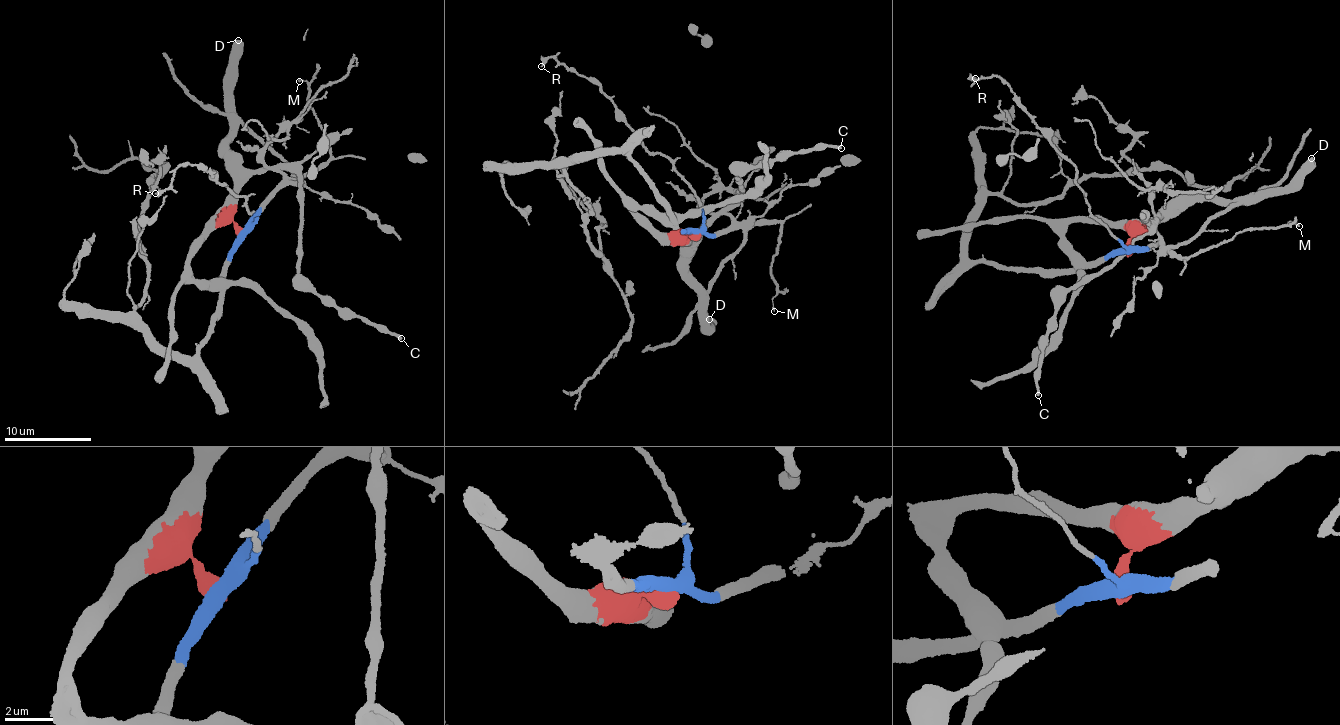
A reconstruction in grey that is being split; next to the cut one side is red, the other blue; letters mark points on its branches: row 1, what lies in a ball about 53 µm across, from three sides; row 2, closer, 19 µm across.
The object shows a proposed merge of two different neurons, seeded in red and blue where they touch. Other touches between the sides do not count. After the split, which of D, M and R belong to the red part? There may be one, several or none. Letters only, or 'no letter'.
D

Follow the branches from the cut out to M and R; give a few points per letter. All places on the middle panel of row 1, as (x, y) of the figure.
M: (696, 233), (723, 234), (780, 223), (777, 255), (771, 258), (777, 294), (774, 311)
R: (696, 233), (703, 216), (699, 197), (670, 161), (647, 151), (610, 98), (584, 75), (551, 57), (540, 66)

